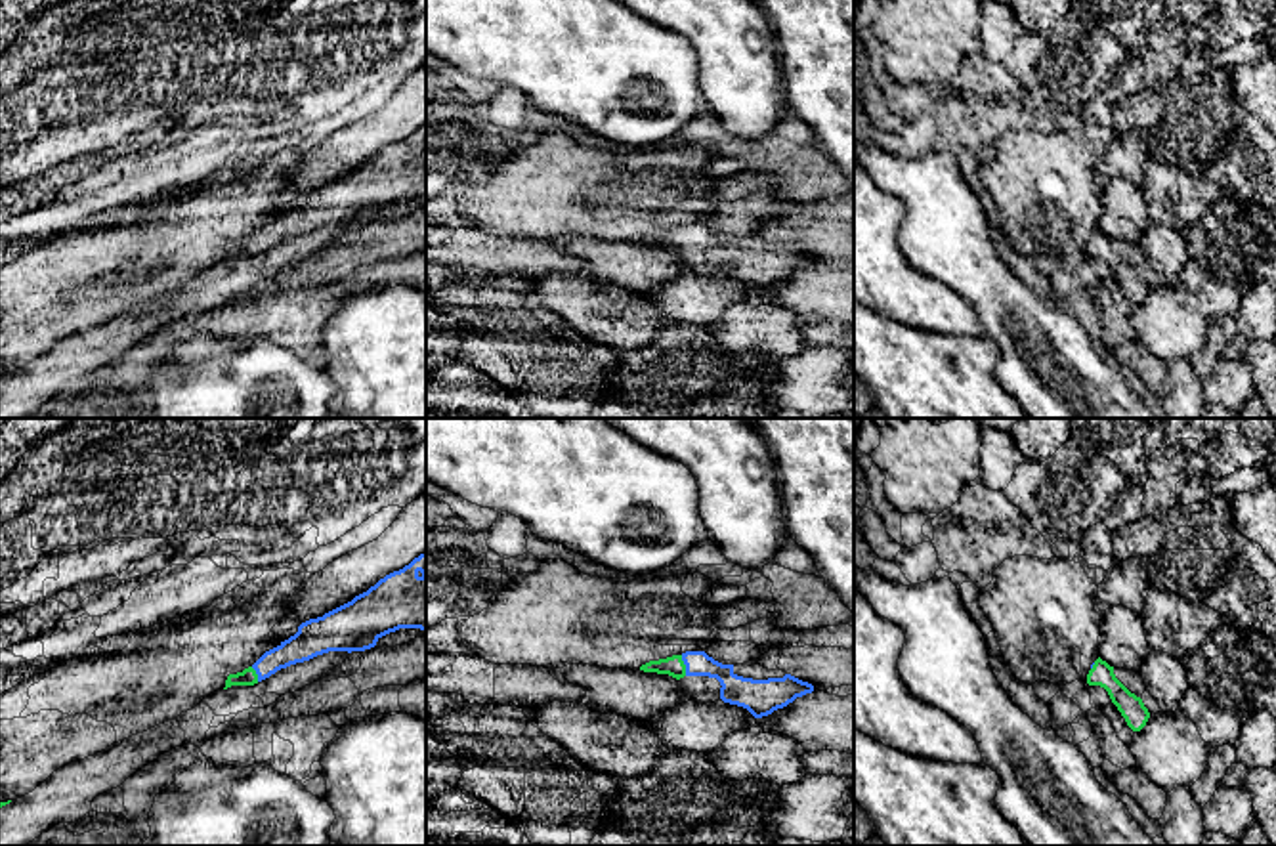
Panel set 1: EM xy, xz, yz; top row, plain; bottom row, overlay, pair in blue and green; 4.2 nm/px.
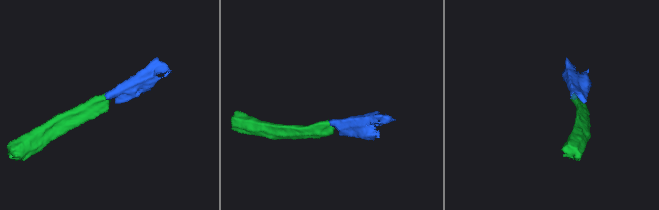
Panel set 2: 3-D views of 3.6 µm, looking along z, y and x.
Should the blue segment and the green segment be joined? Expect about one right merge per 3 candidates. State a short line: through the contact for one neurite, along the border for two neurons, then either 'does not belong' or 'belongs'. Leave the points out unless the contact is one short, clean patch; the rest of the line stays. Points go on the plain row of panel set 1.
xz (736, 262), (715, 241), (684, 235), (675, 239) | belongs

